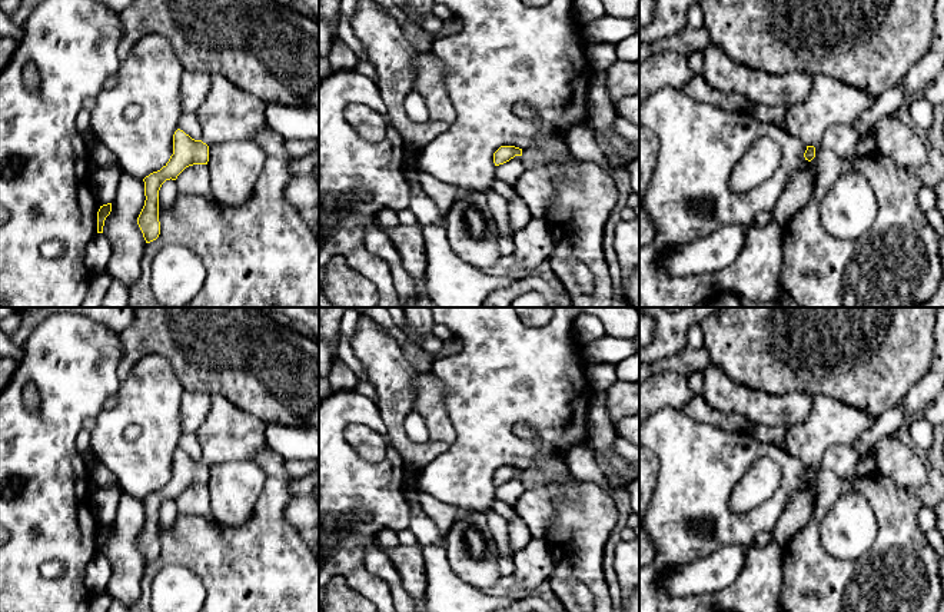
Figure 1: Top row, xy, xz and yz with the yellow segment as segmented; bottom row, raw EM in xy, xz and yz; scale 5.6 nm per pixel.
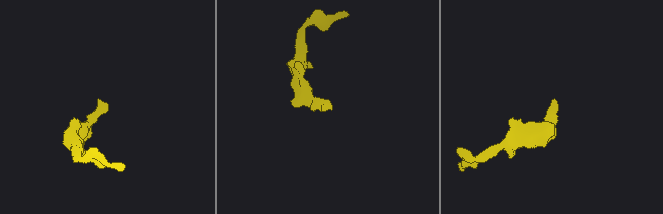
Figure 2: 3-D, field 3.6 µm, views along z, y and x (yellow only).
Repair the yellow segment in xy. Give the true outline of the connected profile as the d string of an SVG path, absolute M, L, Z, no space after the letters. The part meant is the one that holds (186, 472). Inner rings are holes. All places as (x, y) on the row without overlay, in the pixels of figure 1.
M223 396L210 398L209 416L195 432L202 448L202 459L195 460L177 449L169 482L143 499L146 520L137 545L146 563L160 555L159 510L166 500L176 500L189 486L207 485L210 465L253 460L262 450L269 449L265 438L269 423L237 409Z

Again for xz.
M558 453L538 458L526 469L501 466L493 473L493 483L499 486L515 476L522 478L526 490L551 483L576 490L576 500L561 499L556 503L545 538L554 562L549 583L566 612L582 612L574 596L576 585L591 591L592 612L615 612L602 571L604 549L619 519L612 493L596 483L575 479L565 456Z

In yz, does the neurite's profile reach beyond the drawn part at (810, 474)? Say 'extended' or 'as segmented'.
extended

